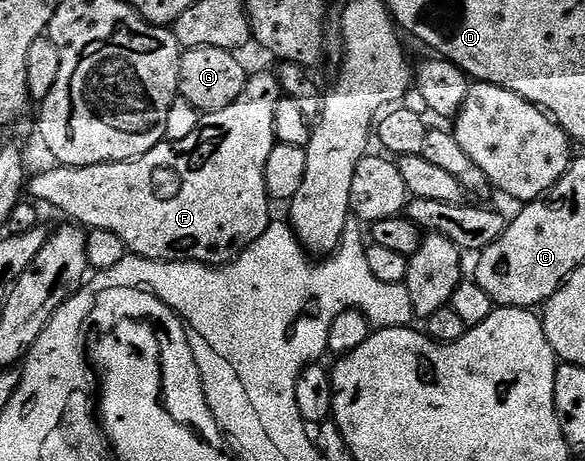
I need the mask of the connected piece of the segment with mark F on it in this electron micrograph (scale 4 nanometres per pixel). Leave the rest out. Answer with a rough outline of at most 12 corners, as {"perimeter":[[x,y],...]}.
{"perimeter":[[277,76],[135,161],[28,193],[133,256],[229,265],[270,226]]}

